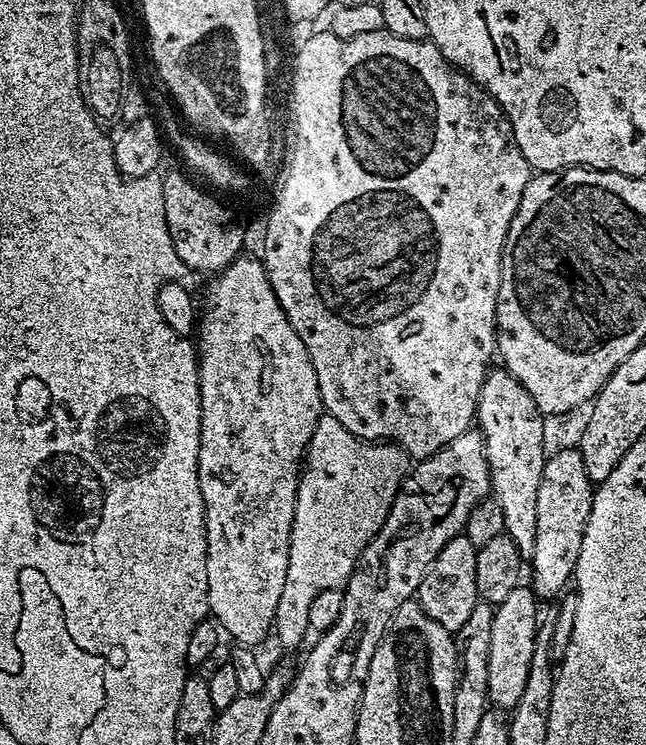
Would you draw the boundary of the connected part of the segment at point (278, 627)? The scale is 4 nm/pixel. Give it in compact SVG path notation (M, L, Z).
M324 414L317 420L312 437L308 442L308 451L304 453L300 481L296 484L296 505L290 530L290 550L286 566L286 584L282 586L282 598L278 598L278 610L274 621L274 640L284 648L296 648L308 632L308 615L312 612L312 603L323 592L343 589L350 574L355 570L364 547L378 534L386 522L390 506L406 475L399 464L406 460L391 442L369 442L350 434L338 422L338 418Z

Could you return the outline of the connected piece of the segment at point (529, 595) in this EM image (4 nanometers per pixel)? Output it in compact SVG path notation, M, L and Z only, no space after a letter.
M517 586L510 590L502 603L495 605L488 651L488 702L493 709L511 710L515 708L518 698L522 698L530 658L536 649L536 604L538 597L531 587Z

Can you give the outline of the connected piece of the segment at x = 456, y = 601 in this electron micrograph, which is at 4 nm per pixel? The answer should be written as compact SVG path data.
M462 534L450 538L442 550L438 550L438 558L430 562L424 572L422 582L416 588L415 601L420 608L438 626L455 634L470 618L470 610L478 603L476 595L476 553L478 549Z

